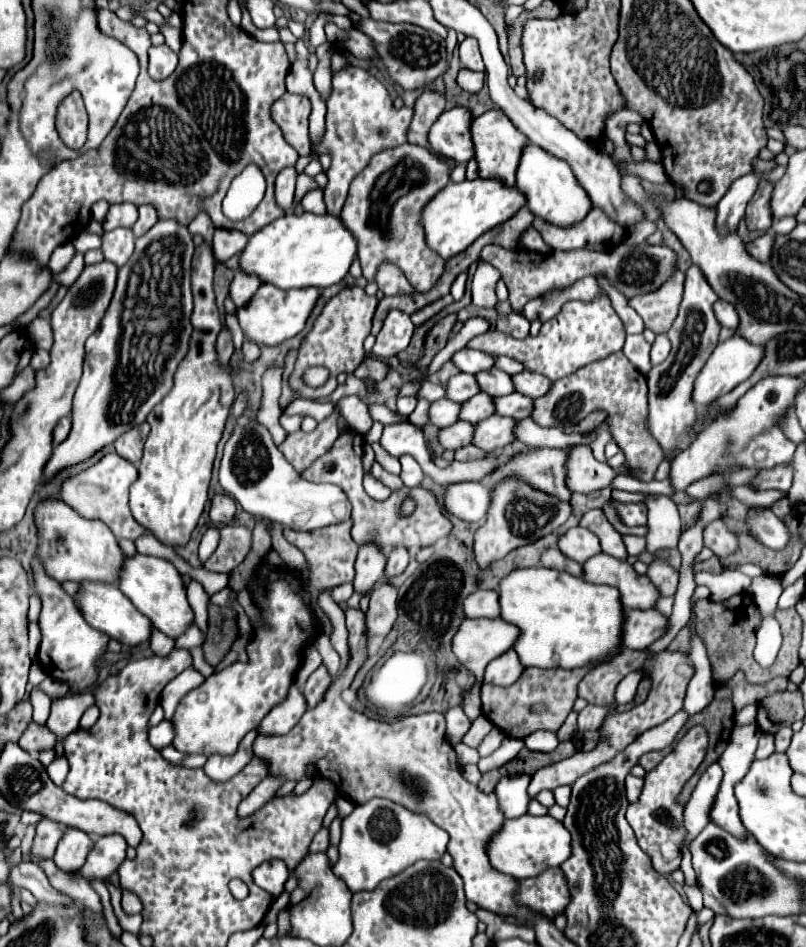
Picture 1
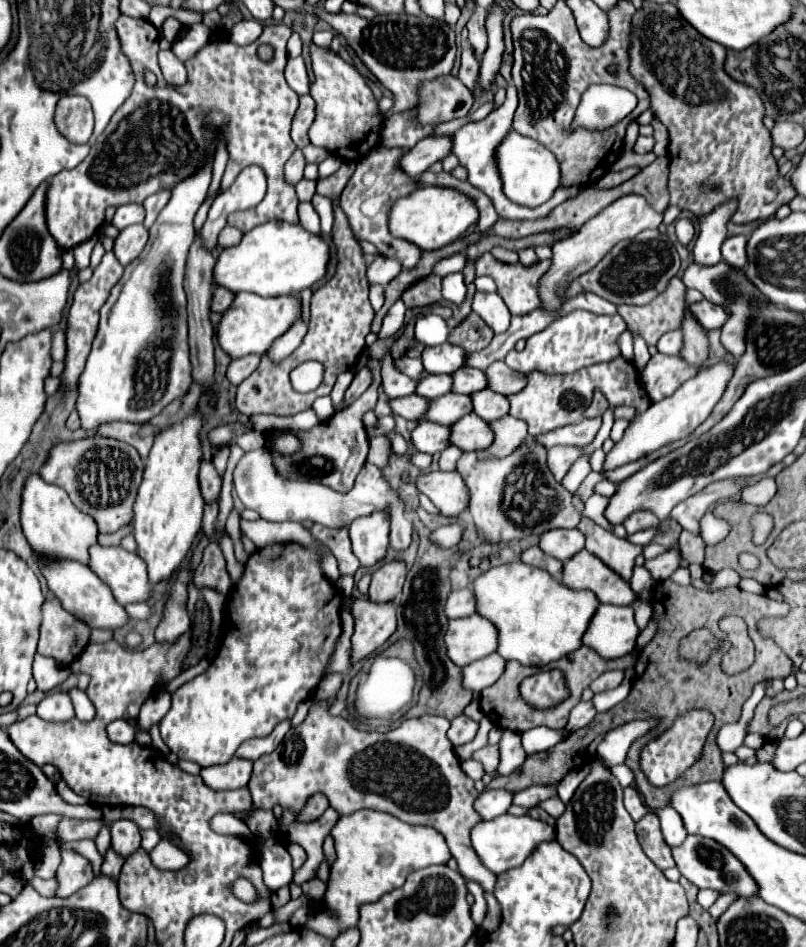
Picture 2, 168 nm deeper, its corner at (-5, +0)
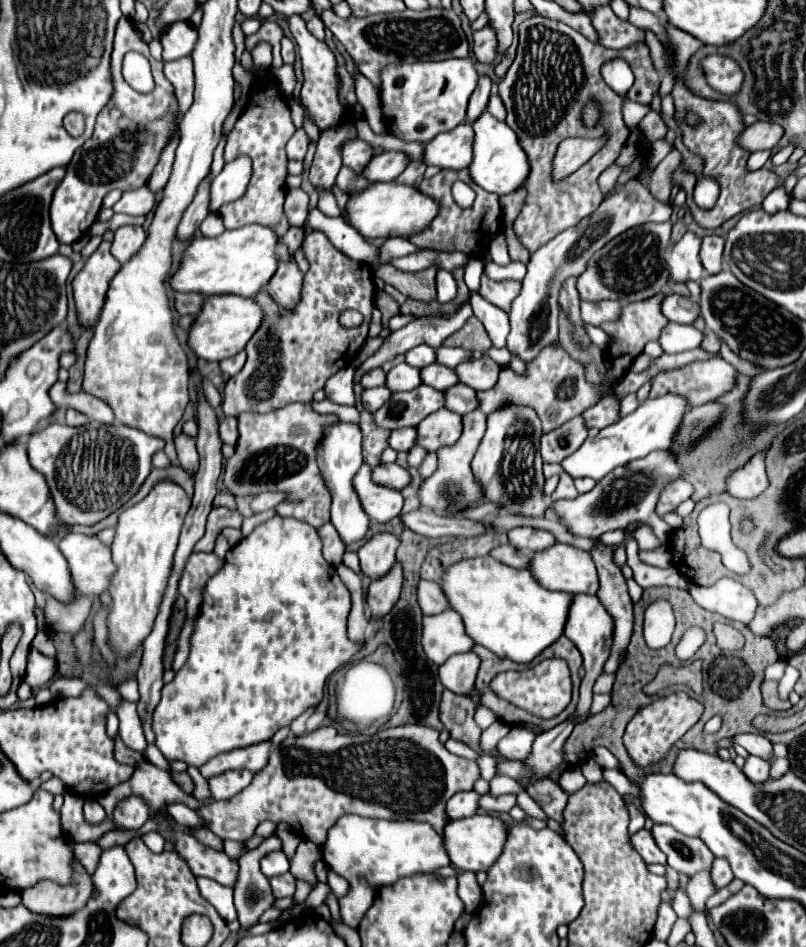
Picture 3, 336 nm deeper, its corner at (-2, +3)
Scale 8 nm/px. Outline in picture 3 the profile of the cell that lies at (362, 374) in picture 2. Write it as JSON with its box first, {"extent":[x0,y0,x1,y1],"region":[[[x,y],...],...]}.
{"extent":[353,302,473,384],"region":[[[465,302],[465,304],[459,308],[459,312],[455,312],[455,314],[445,314],[445,316],[419,316],[419,318],[413,318],[407,326],[403,326],[403,328],[399,328],[399,330],[395,330],[395,332],[389,332],[389,336],[383,340],[381,348],[379,348],[375,354],[371,354],[371,356],[361,364],[361,368],[355,370],[353,384],[359,384],[361,378],[363,378],[371,368],[381,368],[385,362],[393,362],[395,356],[403,356],[407,350],[415,348],[417,344],[429,344],[429,346],[433,346],[433,348],[439,348],[441,342],[443,342],[447,336],[451,336],[453,332],[457,332],[457,330],[467,322],[467,318],[469,318],[471,314],[473,314],[473,312],[471,312],[471,308],[469,308],[469,302]]]}

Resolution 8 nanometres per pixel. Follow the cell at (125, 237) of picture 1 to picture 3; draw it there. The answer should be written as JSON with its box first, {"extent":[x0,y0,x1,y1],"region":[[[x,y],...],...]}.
{"extent":[111,226,145,264],"region":[[[121,226],[115,230],[111,254],[125,264],[145,242],[145,230],[143,226]]]}

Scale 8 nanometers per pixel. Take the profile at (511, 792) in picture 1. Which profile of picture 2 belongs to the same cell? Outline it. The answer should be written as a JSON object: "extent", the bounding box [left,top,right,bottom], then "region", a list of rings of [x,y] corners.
{"extent":[476,789,512,821],"region":[[[488,789],[488,791],[482,791],[480,797],[476,799],[476,813],[486,821],[486,819],[494,819],[498,815],[504,815],[510,805],[512,805],[510,791]]]}

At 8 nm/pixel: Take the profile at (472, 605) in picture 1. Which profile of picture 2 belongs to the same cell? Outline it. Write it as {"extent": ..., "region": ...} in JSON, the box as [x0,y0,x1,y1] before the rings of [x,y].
{"extent":[444,589,476,619],"region":[[[454,589],[448,593],[444,605],[444,613],[448,615],[448,619],[466,617],[472,615],[474,611],[476,611],[476,603],[474,603],[474,593],[470,589]]]}

